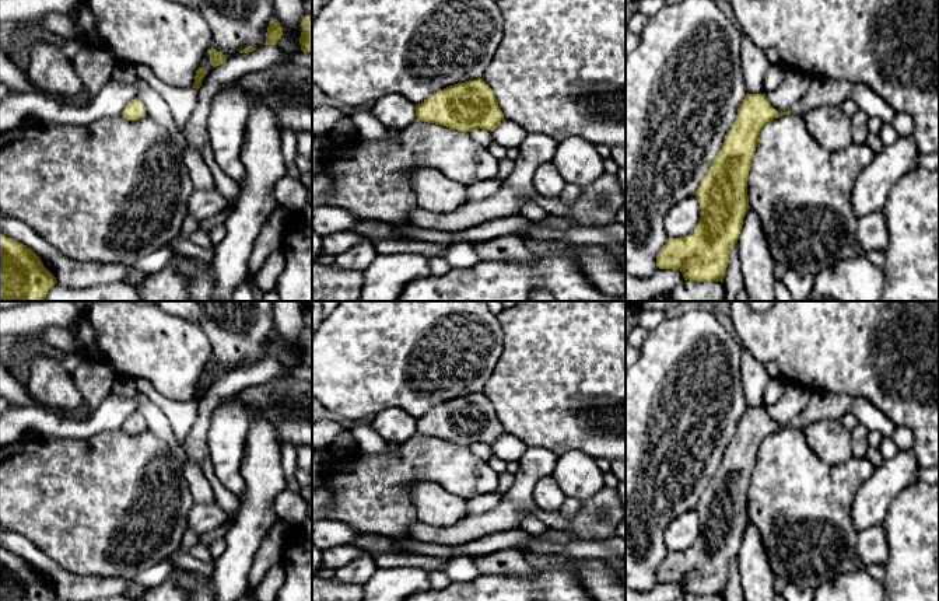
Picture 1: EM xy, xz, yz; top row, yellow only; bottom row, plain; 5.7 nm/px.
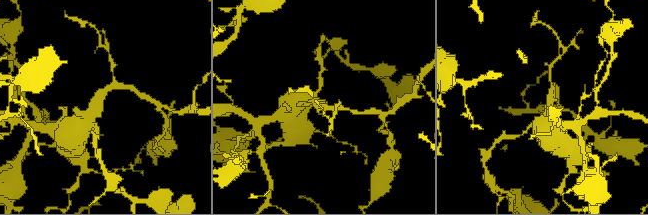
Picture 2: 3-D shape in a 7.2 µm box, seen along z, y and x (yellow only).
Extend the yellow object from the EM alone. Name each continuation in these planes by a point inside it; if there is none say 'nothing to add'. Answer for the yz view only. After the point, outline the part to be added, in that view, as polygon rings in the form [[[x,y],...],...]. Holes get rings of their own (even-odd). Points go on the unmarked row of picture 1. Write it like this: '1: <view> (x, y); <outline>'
1: yz (823, 404); [[[812,391],[806,408],[788,424],[789,429],[802,431],[806,426],[823,419],[840,420],[848,412],[851,412],[851,396],[830,391]]]

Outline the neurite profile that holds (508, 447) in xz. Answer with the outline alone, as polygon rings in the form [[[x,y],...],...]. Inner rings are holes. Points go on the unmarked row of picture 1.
[[[507,431],[493,445],[494,455],[507,462],[519,461],[526,450],[528,445],[522,440]]]

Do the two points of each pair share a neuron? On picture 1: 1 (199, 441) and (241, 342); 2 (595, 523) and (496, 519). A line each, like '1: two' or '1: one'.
1: two
2: one

